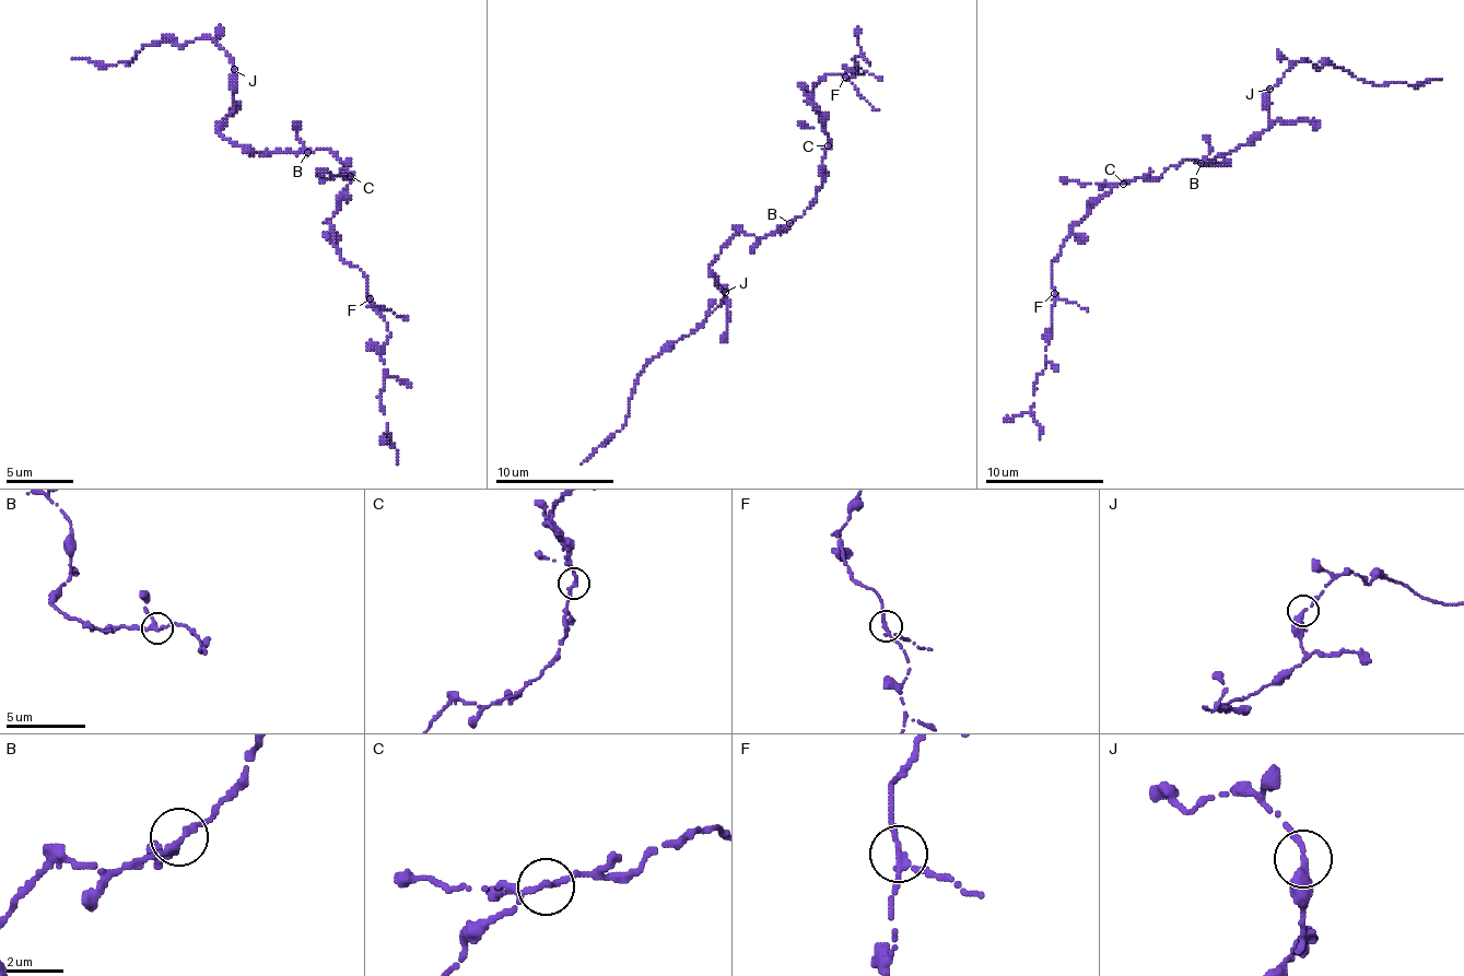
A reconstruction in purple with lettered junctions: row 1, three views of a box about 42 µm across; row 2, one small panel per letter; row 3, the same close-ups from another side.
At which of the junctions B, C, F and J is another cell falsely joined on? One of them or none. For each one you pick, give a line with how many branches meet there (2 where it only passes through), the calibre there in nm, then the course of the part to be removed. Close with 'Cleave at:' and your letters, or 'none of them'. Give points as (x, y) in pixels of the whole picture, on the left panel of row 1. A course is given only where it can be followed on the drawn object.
Cleave at: none of them

